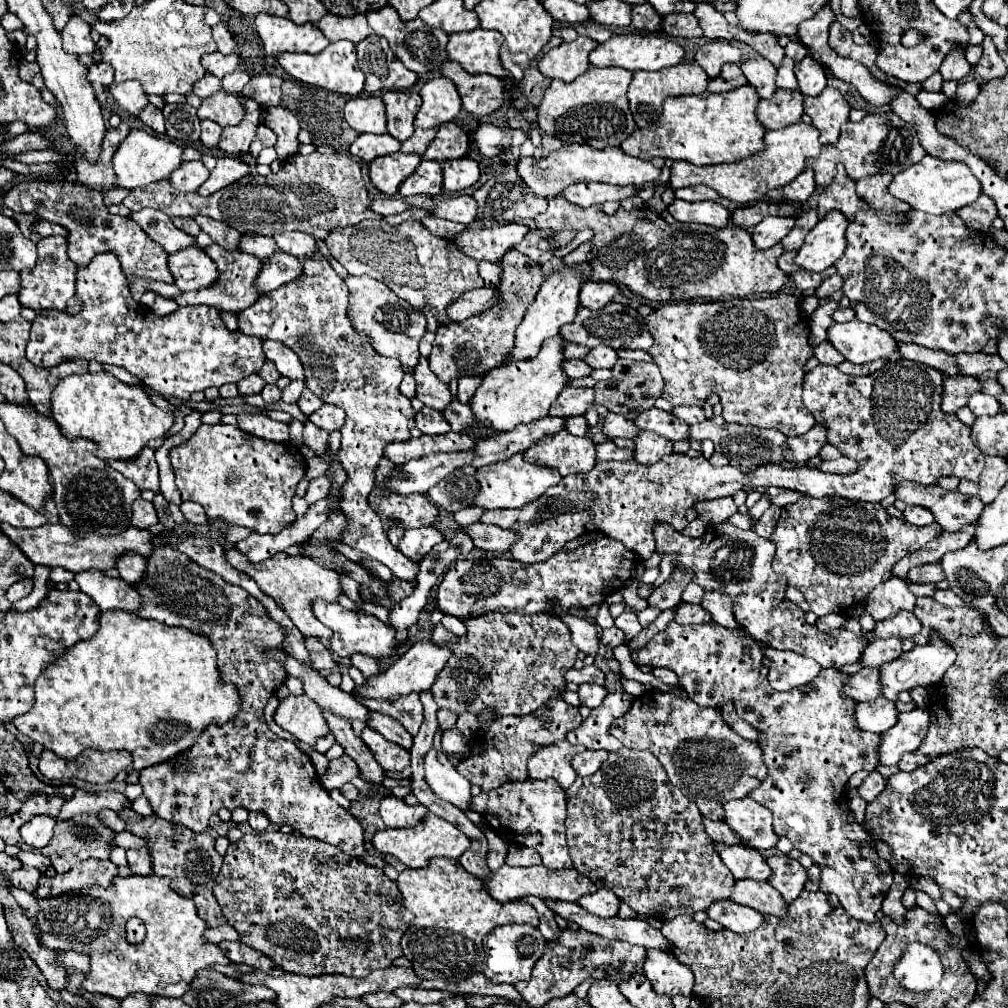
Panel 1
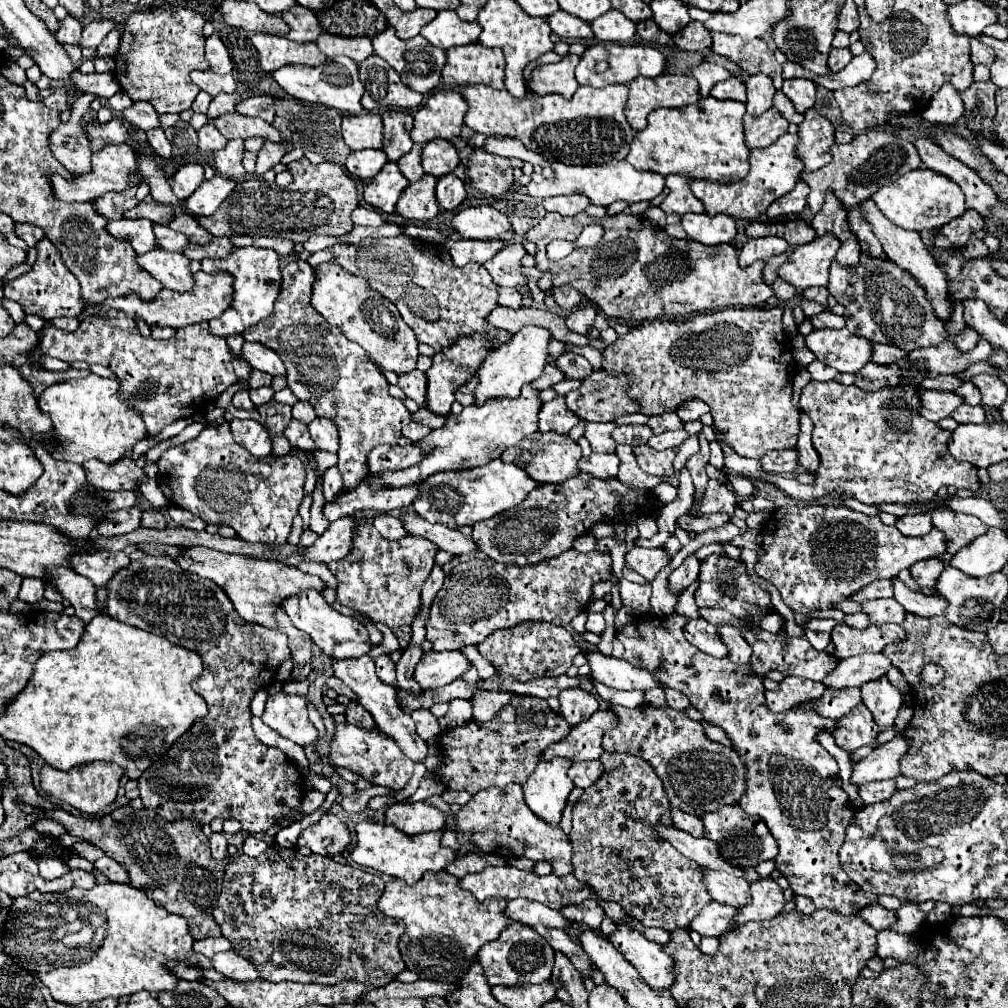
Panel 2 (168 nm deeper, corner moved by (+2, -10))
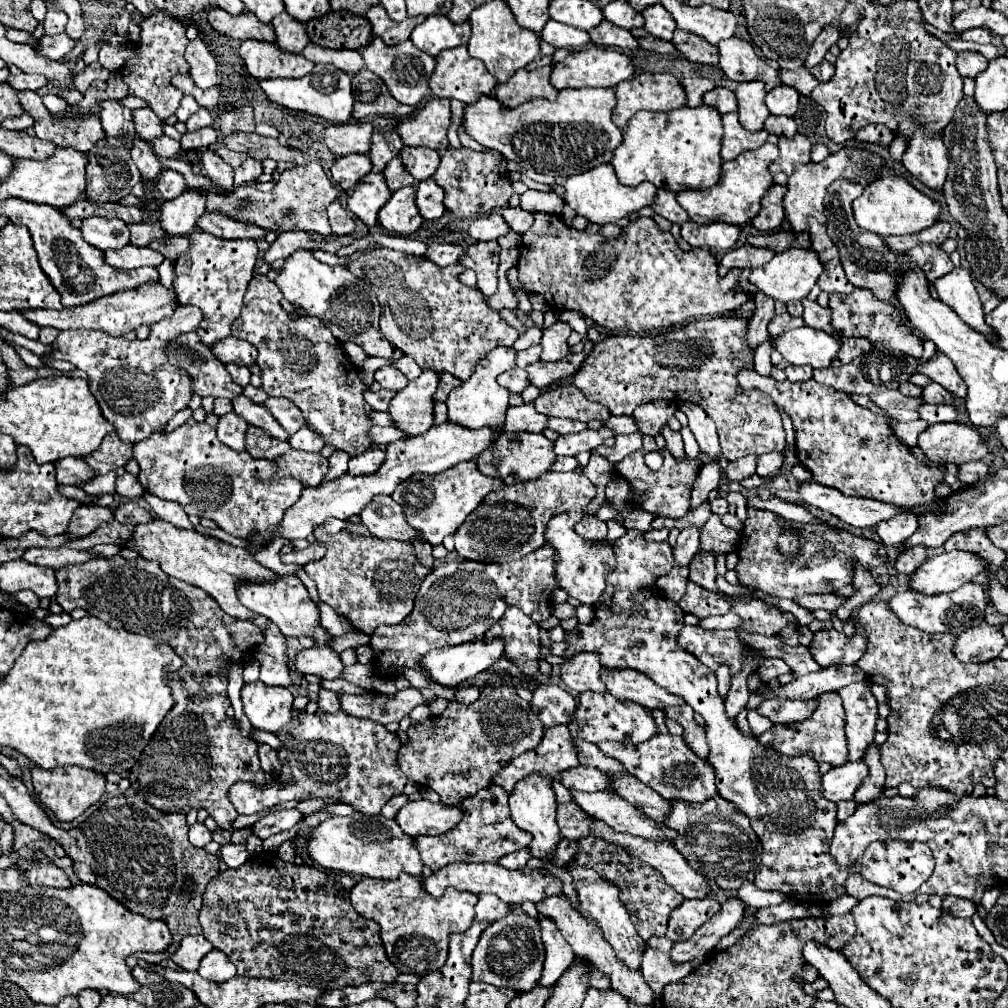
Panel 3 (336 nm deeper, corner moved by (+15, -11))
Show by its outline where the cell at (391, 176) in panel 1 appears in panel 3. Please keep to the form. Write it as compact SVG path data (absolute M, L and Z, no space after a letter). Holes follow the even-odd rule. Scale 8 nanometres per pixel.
M370 172L356 184L348 198L348 210L356 214L368 228L374 228L378 224L378 212L388 202L392 192L386 186L384 174Z

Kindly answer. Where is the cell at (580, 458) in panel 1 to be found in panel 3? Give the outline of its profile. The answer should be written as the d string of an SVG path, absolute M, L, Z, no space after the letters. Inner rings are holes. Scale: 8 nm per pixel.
M502 432L498 436L496 442L490 444L490 448L486 448L476 464L480 468L480 472L484 472L486 476L496 476L500 480L504 480L504 484L514 484L518 480L530 480L530 478L538 478L540 474L548 472L548 468L554 464L556 454L552 448L552 442L548 438L544 438L542 434L530 434L530 432Z

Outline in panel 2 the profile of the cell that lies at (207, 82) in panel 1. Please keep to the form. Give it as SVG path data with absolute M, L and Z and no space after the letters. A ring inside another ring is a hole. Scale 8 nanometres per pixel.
M201 91L197 97L195 97L195 101L193 101L193 105L191 105L191 109L195 111L195 113L207 113L207 109L209 109L209 103L211 103L211 99L213 97L209 97L205 91Z

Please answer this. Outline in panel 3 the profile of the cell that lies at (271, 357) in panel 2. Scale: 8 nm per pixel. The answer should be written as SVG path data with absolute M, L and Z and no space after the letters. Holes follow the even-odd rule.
M228 336L216 344L212 344L212 354L222 362L222 364L238 364L238 366L250 366L256 362L256 348L240 338Z

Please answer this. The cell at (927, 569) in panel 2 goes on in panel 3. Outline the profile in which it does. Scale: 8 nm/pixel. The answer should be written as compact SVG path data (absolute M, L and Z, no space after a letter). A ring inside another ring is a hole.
M912 546L912 548L906 548L904 552L898 554L896 558L896 570L902 572L902 574L912 574L924 560L926 560L928 552L924 546Z

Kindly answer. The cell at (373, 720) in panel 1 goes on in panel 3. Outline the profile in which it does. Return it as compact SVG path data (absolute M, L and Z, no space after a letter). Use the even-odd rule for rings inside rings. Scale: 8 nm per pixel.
M320 688L320 692L318 692L318 706L324 712L338 712L340 710L340 698L338 698L336 692Z

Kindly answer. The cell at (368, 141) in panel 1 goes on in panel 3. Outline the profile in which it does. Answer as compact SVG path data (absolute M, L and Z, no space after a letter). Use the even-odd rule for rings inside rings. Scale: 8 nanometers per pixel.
M348 154L344 158L336 158L330 172L334 182L338 182L342 190L350 190L362 176L370 172L370 168L372 164L366 154Z

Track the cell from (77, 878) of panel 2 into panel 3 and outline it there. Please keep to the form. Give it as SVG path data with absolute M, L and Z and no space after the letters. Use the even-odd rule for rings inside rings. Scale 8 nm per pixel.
M40 850L32 856L32 868L26 872L30 886L56 886L56 888L70 888L70 880L50 858L46 858Z

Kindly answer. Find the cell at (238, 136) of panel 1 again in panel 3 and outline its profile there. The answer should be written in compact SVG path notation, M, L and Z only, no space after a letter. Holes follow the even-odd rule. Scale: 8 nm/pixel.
M206 150L202 154L202 168L204 174L214 182L214 186L224 188L226 192L232 192L234 188L234 170L212 150Z

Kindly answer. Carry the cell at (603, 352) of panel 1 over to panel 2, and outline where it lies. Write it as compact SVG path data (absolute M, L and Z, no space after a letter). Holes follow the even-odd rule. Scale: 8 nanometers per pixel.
M565 353L563 357L559 357L555 361L555 365L561 367L565 377L569 377L569 379L583 381L585 377L589 377L589 373L593 373L591 363L583 355L577 355L577 353Z

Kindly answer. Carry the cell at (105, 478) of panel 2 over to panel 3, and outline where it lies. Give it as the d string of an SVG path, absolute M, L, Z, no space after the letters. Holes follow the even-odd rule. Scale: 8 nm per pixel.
M64 458L64 460L56 460L54 462L56 468L56 480L58 484L76 484L76 482L84 482L88 478L94 478L94 472L88 464L84 464L82 458Z

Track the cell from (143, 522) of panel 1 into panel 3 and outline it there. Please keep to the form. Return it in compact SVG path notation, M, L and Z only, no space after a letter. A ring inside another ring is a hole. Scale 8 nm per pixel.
M78 506L76 514L72 516L72 522L68 524L68 536L82 538L94 532L102 522L110 522L114 518L114 512L110 508L102 506Z

